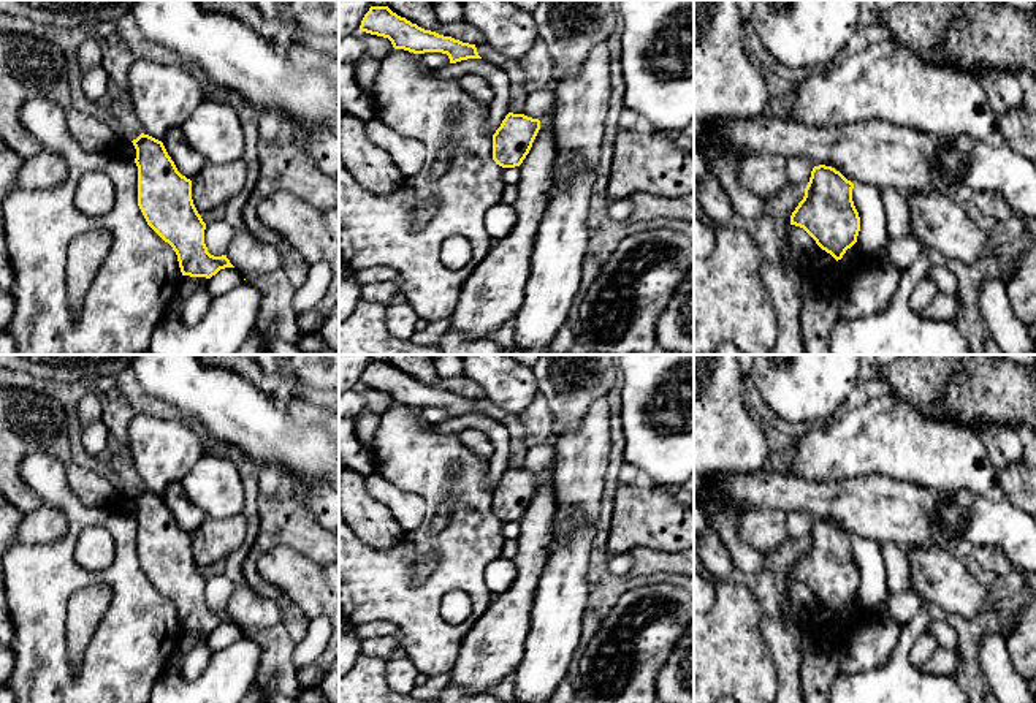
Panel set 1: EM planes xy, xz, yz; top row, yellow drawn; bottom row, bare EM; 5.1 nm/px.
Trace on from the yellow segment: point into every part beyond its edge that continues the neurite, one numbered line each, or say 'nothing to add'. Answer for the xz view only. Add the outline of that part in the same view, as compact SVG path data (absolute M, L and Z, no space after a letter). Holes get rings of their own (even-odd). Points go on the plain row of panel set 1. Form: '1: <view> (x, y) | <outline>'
nothing to add

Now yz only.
nothing to add

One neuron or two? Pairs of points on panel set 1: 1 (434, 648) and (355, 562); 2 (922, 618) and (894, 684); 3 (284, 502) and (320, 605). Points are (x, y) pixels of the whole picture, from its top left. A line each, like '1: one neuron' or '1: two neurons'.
1: one neuron
2: one neuron
3: two neurons

